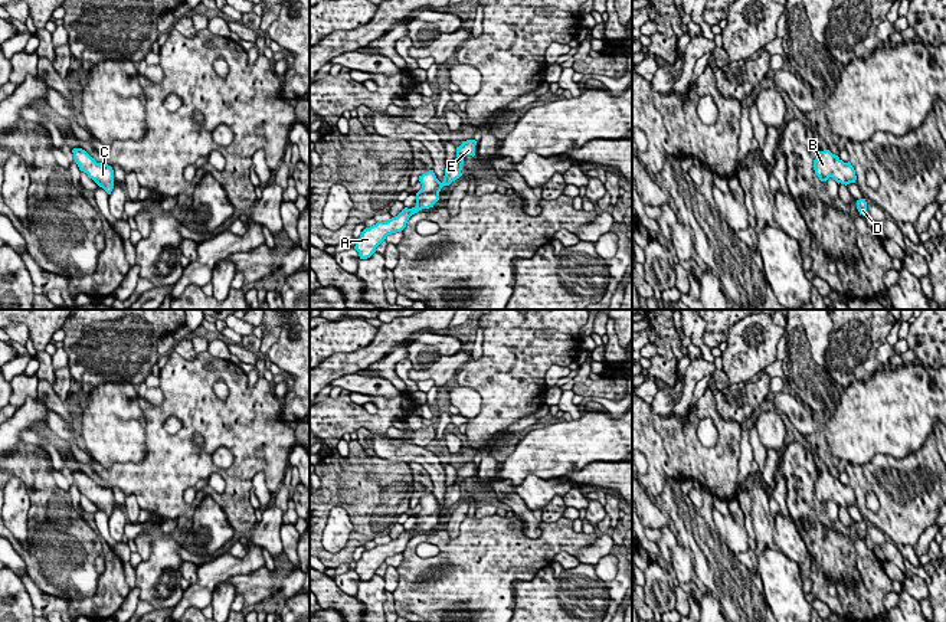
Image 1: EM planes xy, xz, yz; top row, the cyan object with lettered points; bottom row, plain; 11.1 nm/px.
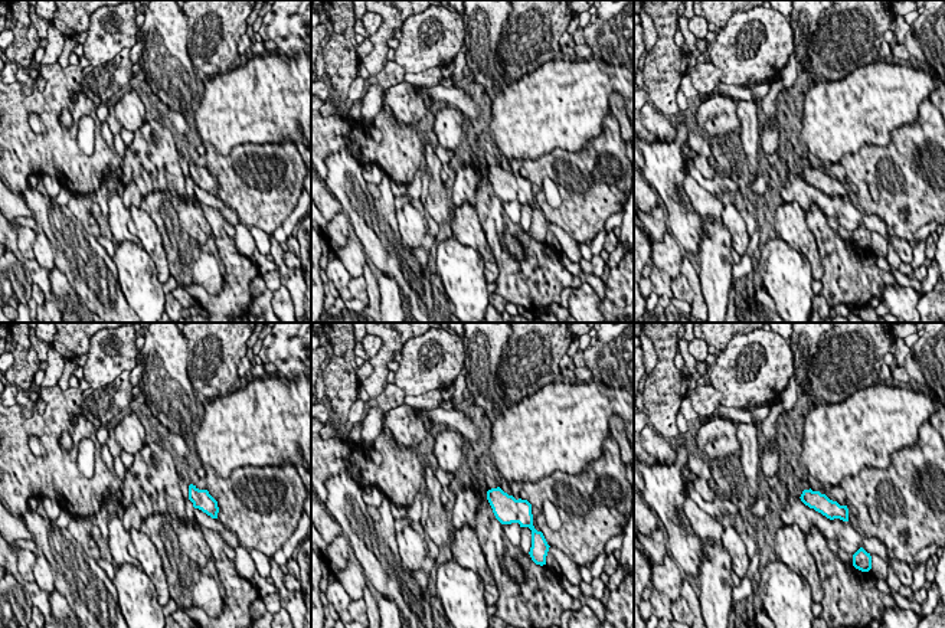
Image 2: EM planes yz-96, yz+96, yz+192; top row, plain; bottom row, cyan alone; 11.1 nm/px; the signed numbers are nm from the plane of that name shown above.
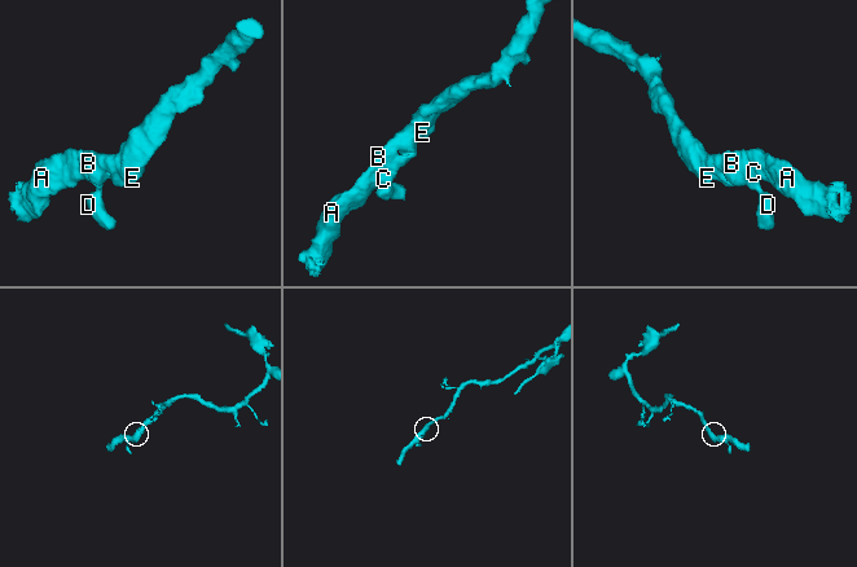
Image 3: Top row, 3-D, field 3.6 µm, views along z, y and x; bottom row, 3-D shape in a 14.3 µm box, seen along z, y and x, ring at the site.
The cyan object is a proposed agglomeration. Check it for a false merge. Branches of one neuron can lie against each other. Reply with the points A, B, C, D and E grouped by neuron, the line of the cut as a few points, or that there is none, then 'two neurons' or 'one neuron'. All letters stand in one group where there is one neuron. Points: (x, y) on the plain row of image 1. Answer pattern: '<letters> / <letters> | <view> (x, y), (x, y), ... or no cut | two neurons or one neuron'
A B C D E | no cut | one neuron

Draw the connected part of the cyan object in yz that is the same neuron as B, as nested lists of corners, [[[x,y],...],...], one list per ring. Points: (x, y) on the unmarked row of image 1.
[[[829,472],[819,474],[818,479],[814,482],[814,492],[821,504],[826,504],[832,500],[838,507],[841,505],[847,508],[857,502],[855,492],[851,485],[844,485]]]

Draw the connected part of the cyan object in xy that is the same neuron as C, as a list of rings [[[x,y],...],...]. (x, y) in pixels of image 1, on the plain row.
[[[73,471],[73,482],[79,492],[86,495],[99,510],[102,510],[108,517],[114,511],[114,492],[108,487],[96,485],[85,472]]]

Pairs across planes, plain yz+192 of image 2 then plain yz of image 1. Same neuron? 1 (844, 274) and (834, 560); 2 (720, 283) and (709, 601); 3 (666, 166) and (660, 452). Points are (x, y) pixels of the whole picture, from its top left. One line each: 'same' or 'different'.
1: different
2: same
3: different

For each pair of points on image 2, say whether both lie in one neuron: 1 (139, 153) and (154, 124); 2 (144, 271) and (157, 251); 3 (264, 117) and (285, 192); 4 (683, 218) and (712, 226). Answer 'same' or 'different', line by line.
1: same
2: different
3: different
4: different

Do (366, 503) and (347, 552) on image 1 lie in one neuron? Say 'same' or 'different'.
same

